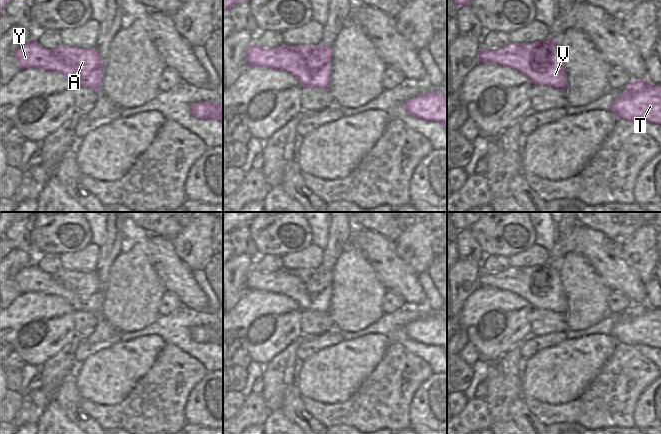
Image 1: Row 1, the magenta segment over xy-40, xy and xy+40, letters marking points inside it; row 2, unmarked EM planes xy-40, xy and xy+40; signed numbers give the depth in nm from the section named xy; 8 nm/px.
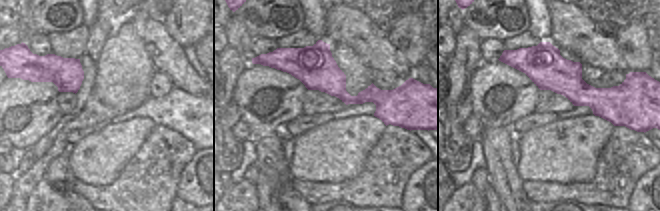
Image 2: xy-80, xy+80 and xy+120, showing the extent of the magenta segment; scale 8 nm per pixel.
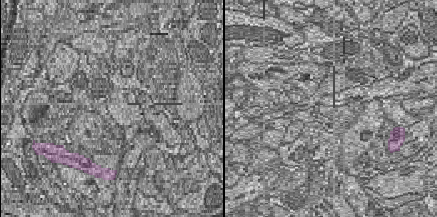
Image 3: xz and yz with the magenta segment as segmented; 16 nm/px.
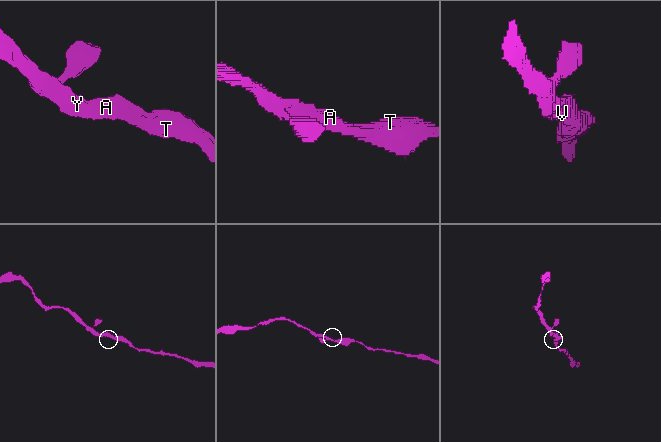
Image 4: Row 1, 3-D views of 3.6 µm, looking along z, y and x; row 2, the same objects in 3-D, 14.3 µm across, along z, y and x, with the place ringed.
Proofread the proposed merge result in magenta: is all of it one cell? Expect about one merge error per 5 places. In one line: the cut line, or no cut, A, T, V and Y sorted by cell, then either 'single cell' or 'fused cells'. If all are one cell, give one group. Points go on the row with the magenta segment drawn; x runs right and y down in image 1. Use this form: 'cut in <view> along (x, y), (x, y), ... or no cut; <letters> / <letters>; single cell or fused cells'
no cut; A T V Y; single cell

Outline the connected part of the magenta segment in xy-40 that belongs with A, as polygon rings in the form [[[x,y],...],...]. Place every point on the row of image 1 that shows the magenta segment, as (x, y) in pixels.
[[[34,39],[15,52],[20,69],[44,69],[62,73],[75,87],[89,87],[101,91],[103,60],[95,47],[66,47],[44,49]]]

